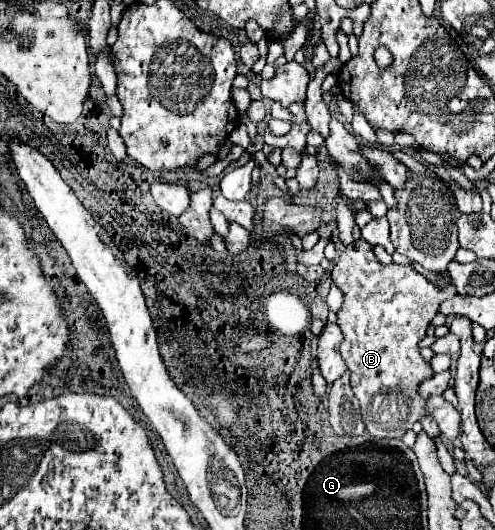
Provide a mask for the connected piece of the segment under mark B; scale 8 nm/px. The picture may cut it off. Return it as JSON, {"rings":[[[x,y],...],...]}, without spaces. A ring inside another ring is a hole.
{"rings":[[[361,238],[343,248],[341,258],[333,264],[331,280],[345,292],[343,308],[337,312],[339,314],[337,324],[345,334],[339,350],[351,372],[351,386],[361,402],[361,412],[367,432],[377,438],[401,438],[411,428],[413,422],[420,421],[425,415],[431,415],[445,438],[457,440],[461,432],[459,424],[461,420],[457,408],[443,396],[431,397],[428,401],[424,401],[417,392],[419,384],[434,375],[431,364],[419,354],[419,340],[421,336],[425,336],[425,330],[431,324],[433,316],[439,312],[439,306],[455,296],[455,286],[451,278],[447,286],[439,288],[425,276],[417,274],[411,266],[399,266],[395,262],[381,264],[373,254],[373,246]]]}

